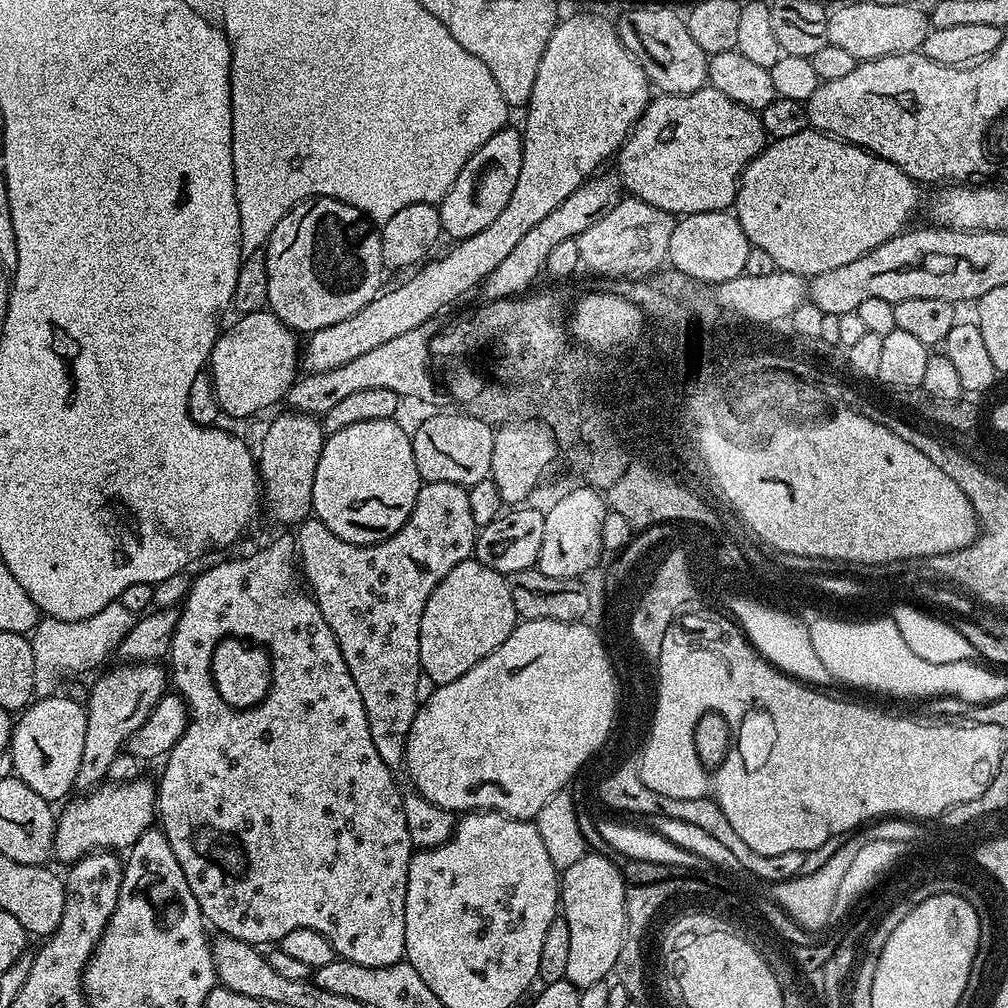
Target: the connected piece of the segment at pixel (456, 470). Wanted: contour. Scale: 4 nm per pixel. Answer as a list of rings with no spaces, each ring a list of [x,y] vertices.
[[[436,410],[433,416],[428,416],[416,432],[411,433],[414,460],[418,466],[418,474],[424,482],[454,482],[471,486],[489,479],[492,474],[492,459],[494,458],[494,428],[486,421],[471,416],[466,410],[454,410],[458,412],[444,412],[448,410]]]

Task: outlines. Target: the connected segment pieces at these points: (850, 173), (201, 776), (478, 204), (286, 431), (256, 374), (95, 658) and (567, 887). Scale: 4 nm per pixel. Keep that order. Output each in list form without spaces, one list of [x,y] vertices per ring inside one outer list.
[[[805,130],[790,138],[772,140],[759,152],[752,161],[744,167],[744,173],[740,176],[740,186],[736,190],[736,202],[734,215],[737,222],[742,226],[749,245],[758,250],[766,250],[770,258],[774,258],[777,269],[781,272],[793,272],[805,278],[811,278],[818,274],[826,274],[826,270],[838,270],[838,266],[846,266],[846,262],[854,262],[854,258],[862,258],[870,250],[882,246],[890,238],[899,236],[905,231],[908,219],[916,208],[917,181],[911,180],[908,175],[898,166],[894,166],[889,160],[875,156],[865,148],[859,148],[857,144],[849,144],[847,140],[837,140],[835,136],[827,132]]]
[[[291,535],[280,536],[277,540],[269,542],[265,548],[257,550],[253,556],[240,556],[237,560],[224,560],[221,564],[216,564],[213,568],[208,568],[200,577],[191,581],[191,588],[188,595],[182,601],[176,618],[176,629],[172,632],[172,645],[168,649],[167,659],[172,660],[170,667],[170,684],[173,689],[182,697],[188,710],[188,727],[185,728],[182,738],[177,741],[163,761],[164,773],[160,776],[158,783],[158,824],[166,834],[170,846],[174,850],[174,858],[178,858],[178,866],[182,866],[182,874],[186,874],[186,886],[194,894],[194,898],[200,907],[200,915],[205,921],[208,920],[217,929],[217,933],[225,936],[233,936],[236,940],[244,940],[253,946],[265,946],[271,942],[278,942],[290,930],[298,928],[309,928],[318,934],[322,934],[332,944],[332,949],[337,957],[342,960],[349,960],[363,968],[381,968],[390,964],[401,963],[405,959],[404,955],[404,907],[406,906],[406,886],[408,885],[408,867],[414,855],[410,830],[406,826],[406,814],[404,813],[404,802],[402,792],[396,789],[396,780],[392,777],[393,769],[378,754],[374,746],[374,738],[370,738],[370,726],[366,718],[366,710],[362,702],[362,694],[358,694],[358,686],[354,686],[354,678],[350,678],[350,670],[340,653],[338,642],[326,622],[322,618],[320,607],[311,595],[296,592],[296,584],[292,581],[292,568],[294,572],[294,540]]]
[[[505,126],[499,128],[474,155],[462,166],[458,178],[454,178],[454,186],[444,199],[440,201],[440,226],[445,237],[453,236],[459,242],[486,230],[498,214],[502,214],[506,202],[510,202],[510,194],[514,194],[514,185],[518,182],[518,170],[522,170],[522,154],[524,148],[522,132],[519,127]]]
[[[287,410],[272,420],[264,432],[264,441],[258,448],[258,476],[262,481],[262,500],[268,503],[268,512],[284,524],[299,525],[309,519],[314,494],[314,474],[324,449],[324,425],[315,415]]]
[[[267,310],[245,312],[239,319],[237,324],[232,324],[229,328],[227,325],[217,335],[210,357],[210,375],[221,413],[252,416],[279,400],[283,401],[296,383],[298,336],[289,325]]]
[[[120,603],[102,606],[98,614],[81,620],[59,620],[53,616],[41,619],[30,633],[34,666],[36,667],[36,690],[40,696],[53,695],[52,683],[59,668],[69,668],[72,672],[84,672],[87,668],[99,669],[104,658],[119,647],[132,628],[134,614]]]
[[[589,851],[578,862],[574,862],[574,866],[570,866],[565,869],[562,874],[562,879],[560,882],[560,902],[559,907],[562,909],[562,918],[566,922],[566,926],[570,926],[570,954],[566,958],[566,974],[564,979],[569,980],[574,987],[581,989],[586,986],[594,986],[594,982],[602,982],[603,980],[608,980],[609,977],[613,975],[613,968],[615,962],[618,959],[618,952],[622,950],[624,944],[624,939],[626,935],[626,929],[624,924],[624,893],[626,885],[624,882],[624,876],[620,873],[617,861],[614,859],[607,860],[604,856],[599,856],[598,853]]]

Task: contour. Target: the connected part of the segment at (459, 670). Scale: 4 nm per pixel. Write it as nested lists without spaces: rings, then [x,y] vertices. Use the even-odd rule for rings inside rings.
[[[469,558],[458,562],[438,586],[430,594],[426,602],[426,610],[422,610],[422,626],[420,627],[420,670],[425,677],[433,681],[433,685],[439,686],[446,682],[454,682],[454,678],[462,678],[466,670],[470,670],[486,654],[498,650],[506,638],[515,630],[518,623],[514,598],[512,597],[512,585],[506,579],[505,573],[496,572],[489,564],[482,564],[475,558]]]

